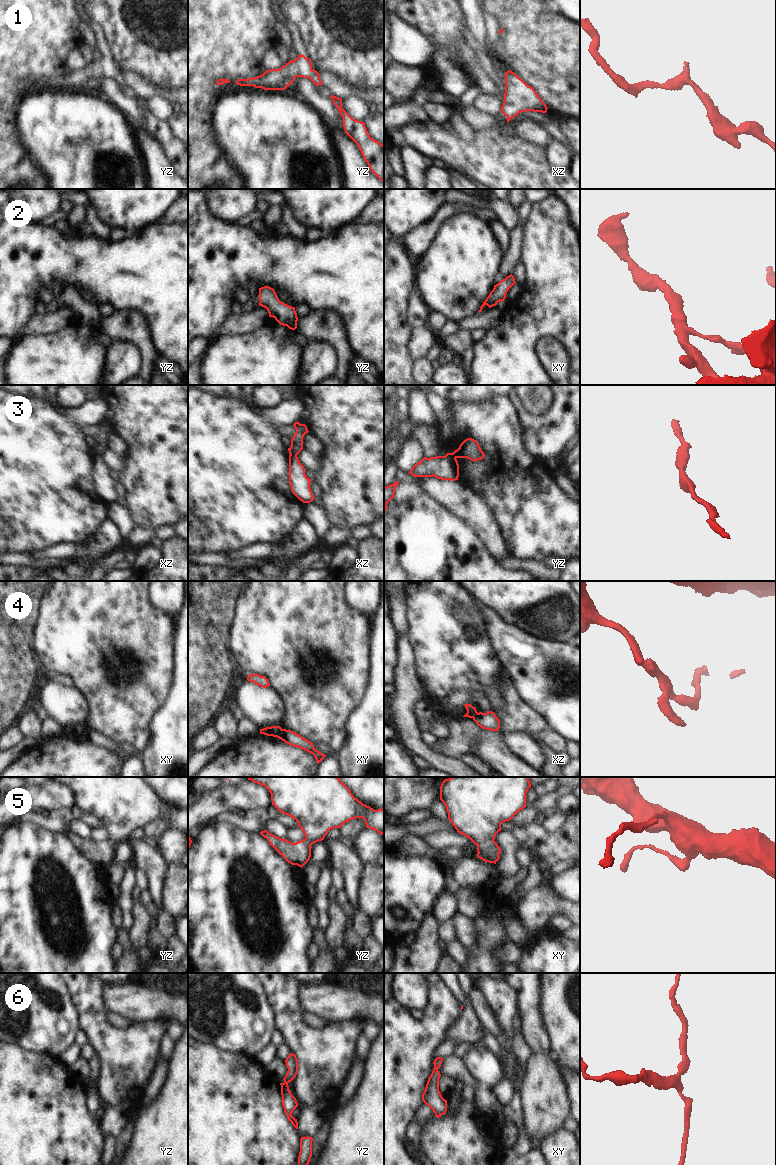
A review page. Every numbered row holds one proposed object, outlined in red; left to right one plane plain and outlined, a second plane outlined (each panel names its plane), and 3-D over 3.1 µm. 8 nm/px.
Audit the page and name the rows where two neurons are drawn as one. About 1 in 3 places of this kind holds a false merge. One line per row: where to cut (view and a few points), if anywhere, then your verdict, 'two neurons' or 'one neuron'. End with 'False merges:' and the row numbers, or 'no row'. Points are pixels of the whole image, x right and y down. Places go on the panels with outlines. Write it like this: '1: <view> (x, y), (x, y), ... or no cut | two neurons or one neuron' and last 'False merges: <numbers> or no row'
1: no cut | one neuron
2: no cut | one neuron
3: xz (290, 454), (296, 455) | two neurons
4: xy (282, 729), (276, 736) | two neurons
5: no cut | one neuron
6: no cut | one neuron
False merges: 3, 4

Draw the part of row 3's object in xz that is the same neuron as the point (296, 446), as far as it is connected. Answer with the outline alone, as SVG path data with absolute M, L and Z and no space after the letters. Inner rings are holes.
M298 421L293 426L296 432L291 439L291 446L288 448L288 451L290 455L298 455L303 449L303 437L309 431L305 424L300 424Z

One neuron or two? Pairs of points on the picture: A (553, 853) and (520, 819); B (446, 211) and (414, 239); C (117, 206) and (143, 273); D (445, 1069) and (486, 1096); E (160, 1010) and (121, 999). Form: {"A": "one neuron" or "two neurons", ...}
{"A": "two neurons", "B": "one neuron", "C": "two neurons", "D": "one neuron", "E": "one neuron"}

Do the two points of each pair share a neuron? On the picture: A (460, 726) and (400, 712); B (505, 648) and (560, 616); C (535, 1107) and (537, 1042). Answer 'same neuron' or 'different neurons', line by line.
A: different neurons
B: different neurons
C: different neurons

